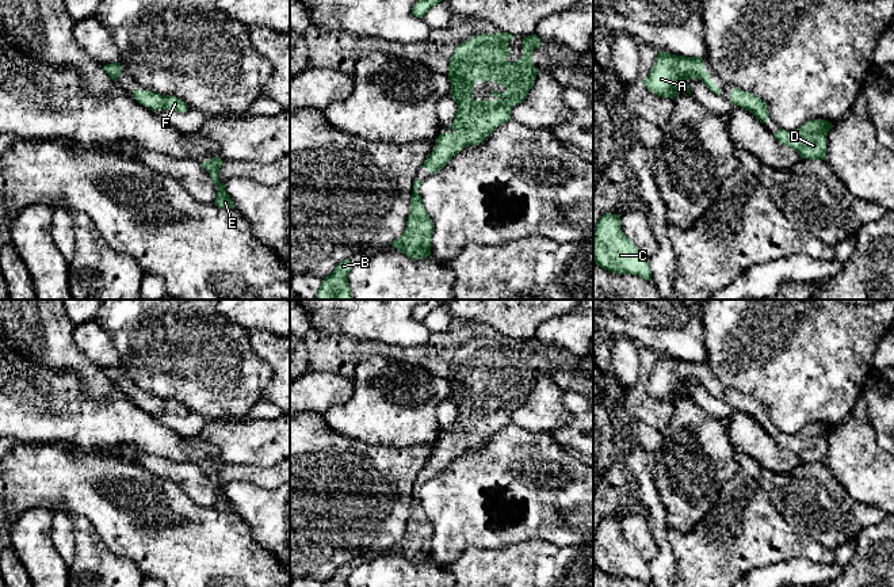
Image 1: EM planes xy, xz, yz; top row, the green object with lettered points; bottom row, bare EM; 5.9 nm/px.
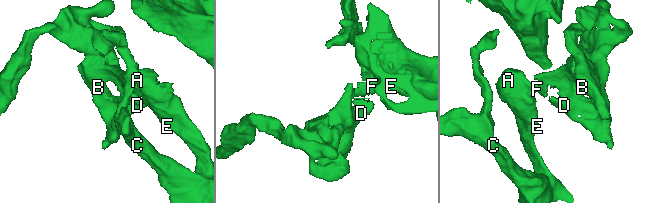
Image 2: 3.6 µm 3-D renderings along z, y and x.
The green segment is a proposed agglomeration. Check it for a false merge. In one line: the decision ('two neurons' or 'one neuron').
one neuron

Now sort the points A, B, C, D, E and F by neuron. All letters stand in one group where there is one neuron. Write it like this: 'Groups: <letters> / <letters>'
Groups: A B C D E F

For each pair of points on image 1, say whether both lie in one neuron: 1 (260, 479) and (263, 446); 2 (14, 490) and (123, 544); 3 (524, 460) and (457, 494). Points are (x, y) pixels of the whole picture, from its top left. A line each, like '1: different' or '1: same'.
1: different
2: same
3: same

